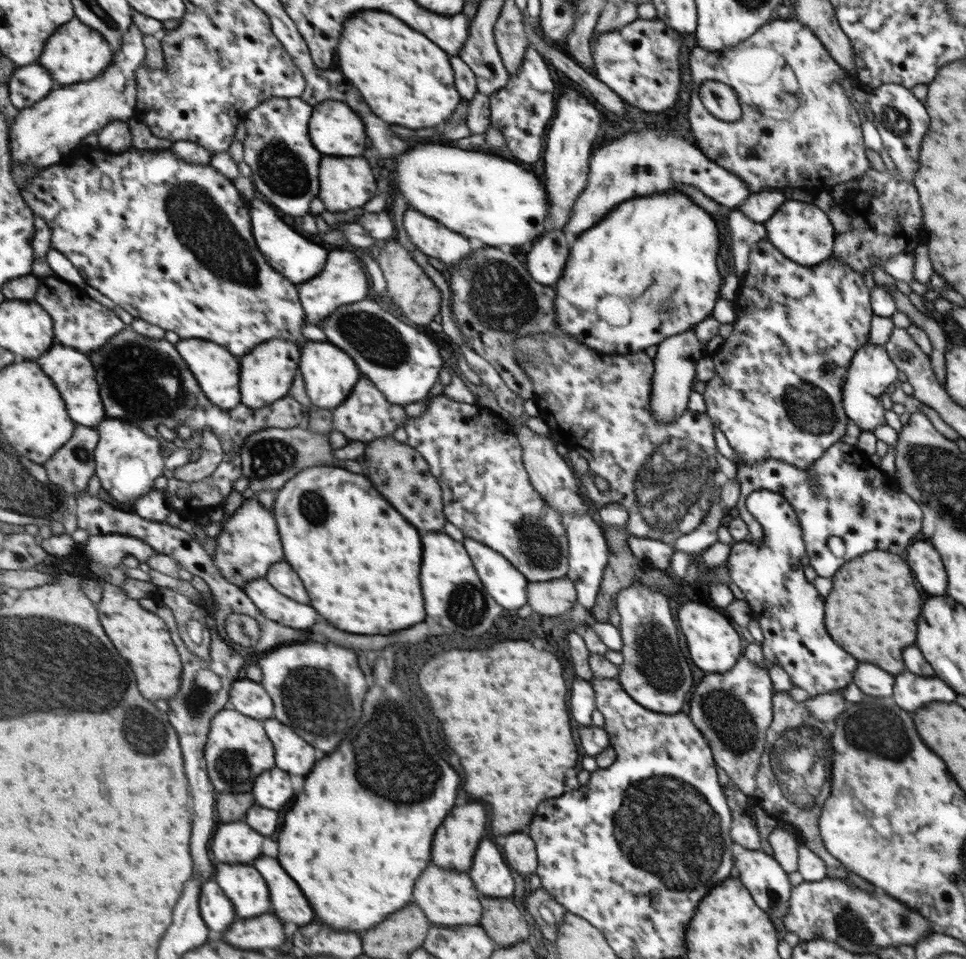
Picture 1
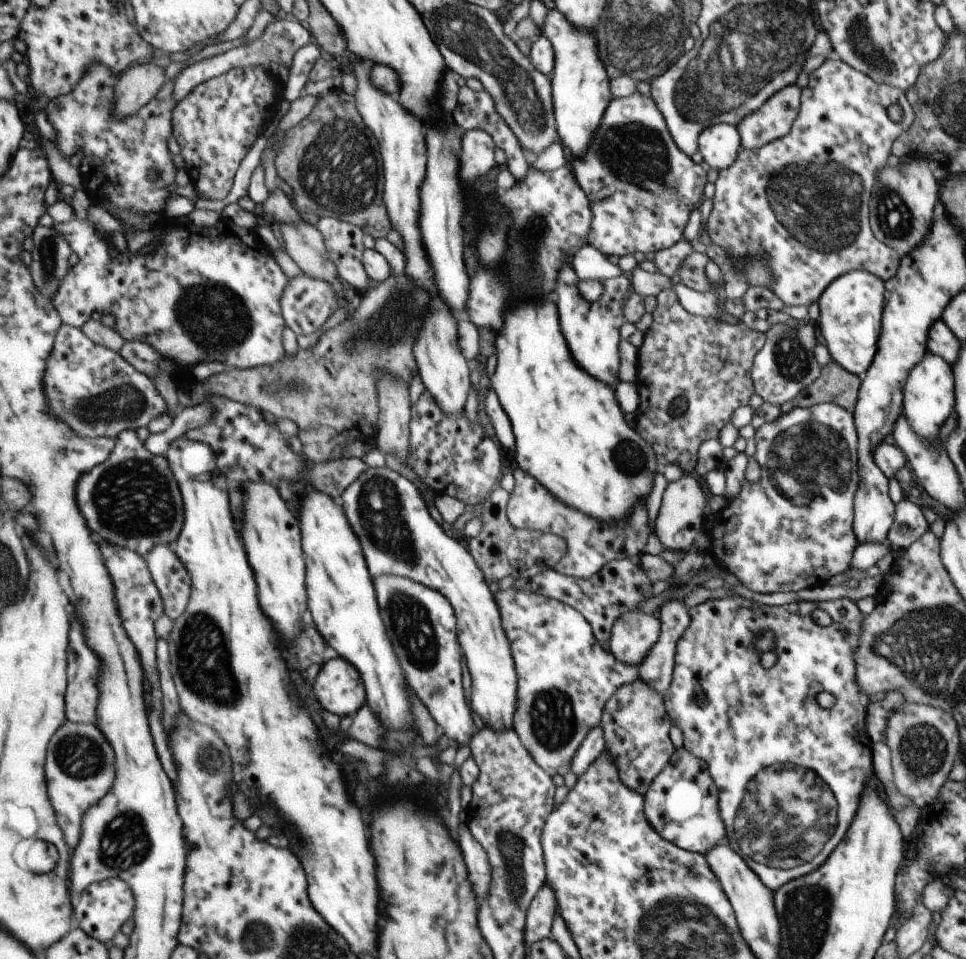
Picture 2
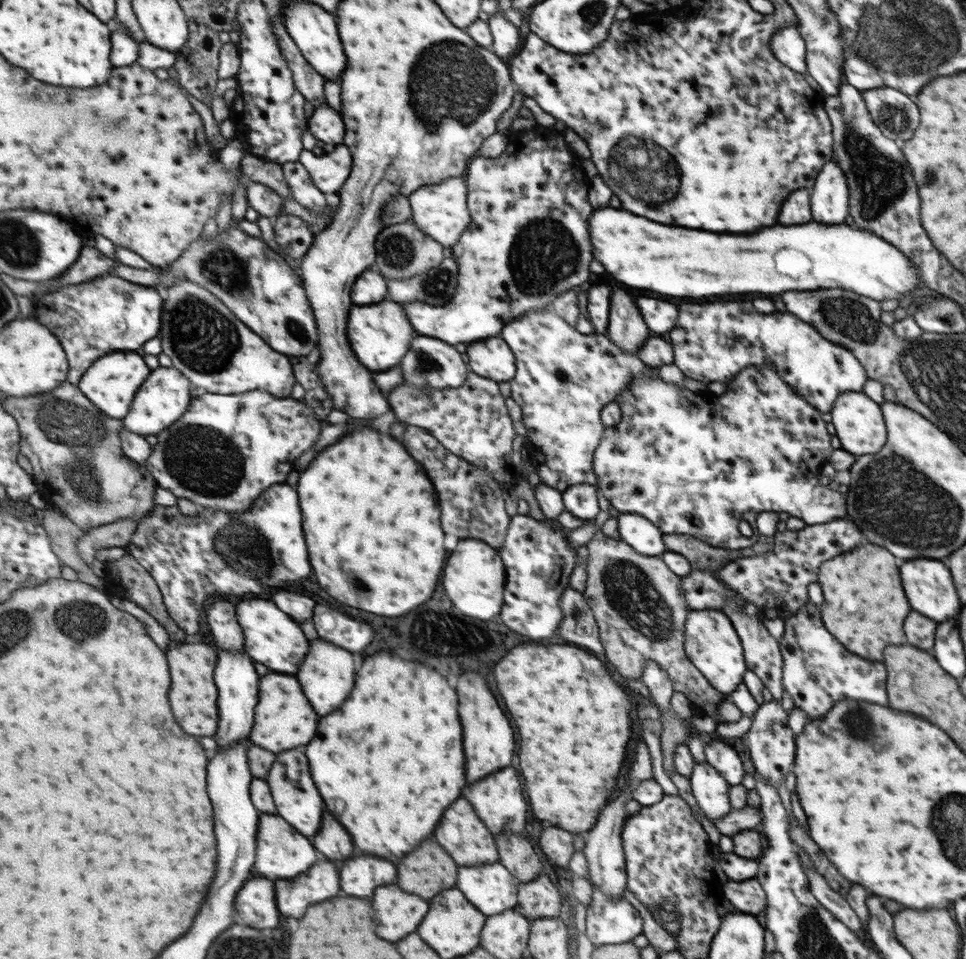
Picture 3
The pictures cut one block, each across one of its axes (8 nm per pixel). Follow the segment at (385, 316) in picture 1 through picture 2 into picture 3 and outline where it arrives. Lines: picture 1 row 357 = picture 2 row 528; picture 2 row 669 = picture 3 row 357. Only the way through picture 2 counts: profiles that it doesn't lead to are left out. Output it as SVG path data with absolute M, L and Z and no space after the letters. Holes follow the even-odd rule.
M501 338L467 344L469 372L493 382L511 382L517 374L517 360L513 350Z

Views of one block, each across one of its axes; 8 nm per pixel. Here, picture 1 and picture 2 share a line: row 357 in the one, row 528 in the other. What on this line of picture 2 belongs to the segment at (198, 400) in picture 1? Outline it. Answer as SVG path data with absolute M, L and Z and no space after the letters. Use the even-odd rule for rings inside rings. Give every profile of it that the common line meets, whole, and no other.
M137 430L123 432L117 440L109 460L81 478L77 502L81 502L81 514L85 514L95 534L121 548L131 548L147 556L157 546L169 546L179 540L183 532L185 498L169 458L149 452Z

